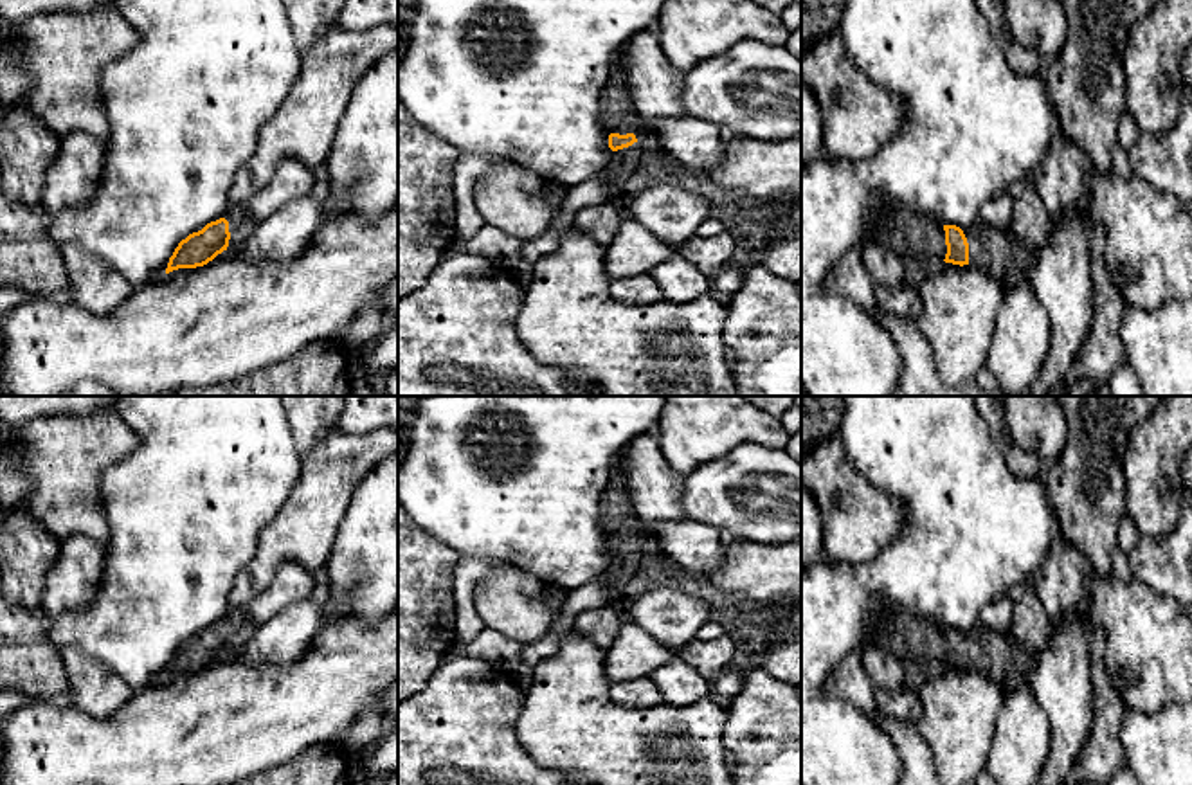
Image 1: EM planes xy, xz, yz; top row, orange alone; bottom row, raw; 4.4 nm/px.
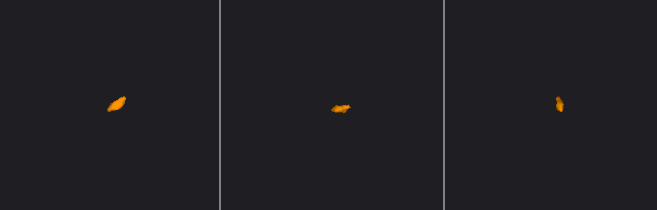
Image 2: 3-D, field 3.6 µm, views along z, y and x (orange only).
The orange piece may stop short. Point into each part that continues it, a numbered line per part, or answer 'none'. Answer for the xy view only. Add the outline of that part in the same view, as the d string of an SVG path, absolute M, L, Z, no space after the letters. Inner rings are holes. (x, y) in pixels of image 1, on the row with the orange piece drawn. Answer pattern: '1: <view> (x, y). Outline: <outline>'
1: xy (234, 215). Outline: M230 207L225 216L229 221L229 232L230 236L234 236L236 232L239 232L245 227L245 214L241 207Z

